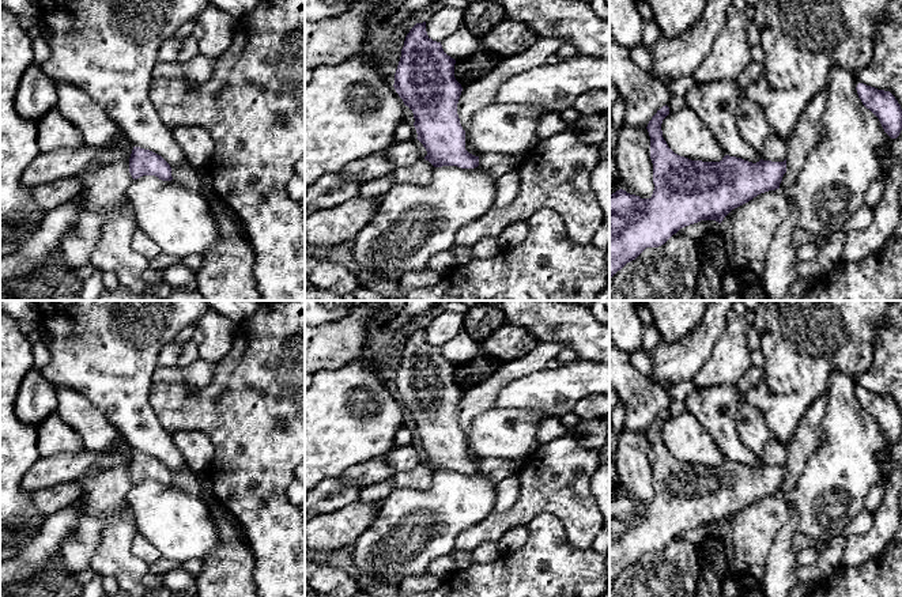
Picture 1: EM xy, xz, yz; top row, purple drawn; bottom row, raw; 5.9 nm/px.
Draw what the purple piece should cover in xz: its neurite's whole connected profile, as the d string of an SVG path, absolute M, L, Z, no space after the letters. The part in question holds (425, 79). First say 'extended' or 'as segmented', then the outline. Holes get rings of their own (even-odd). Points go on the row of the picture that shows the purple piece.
as segmented; M426 22L416 23L405 37L393 87L414 113L416 139L427 151L424 159L434 167L475 169L479 156L465 150L457 114L463 87L454 78L454 64L441 42L427 35Z

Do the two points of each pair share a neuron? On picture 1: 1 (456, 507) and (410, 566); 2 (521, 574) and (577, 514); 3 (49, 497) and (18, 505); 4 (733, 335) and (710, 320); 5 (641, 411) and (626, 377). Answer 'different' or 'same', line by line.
1: same
2: different
3: different
4: different
5: same

